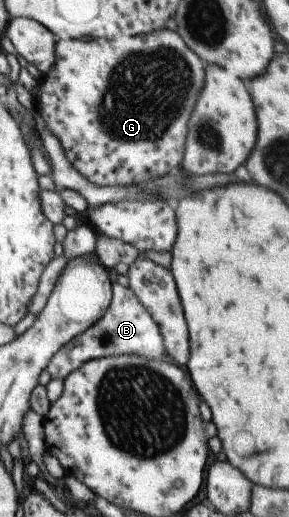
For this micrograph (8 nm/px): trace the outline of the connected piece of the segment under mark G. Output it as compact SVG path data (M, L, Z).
M161 28L137 36L89 40L56 40L53 68L37 81L35 108L59 140L67 162L93 186L129 186L149 182L179 168L187 134L187 118L203 86L205 64L179 34Z

